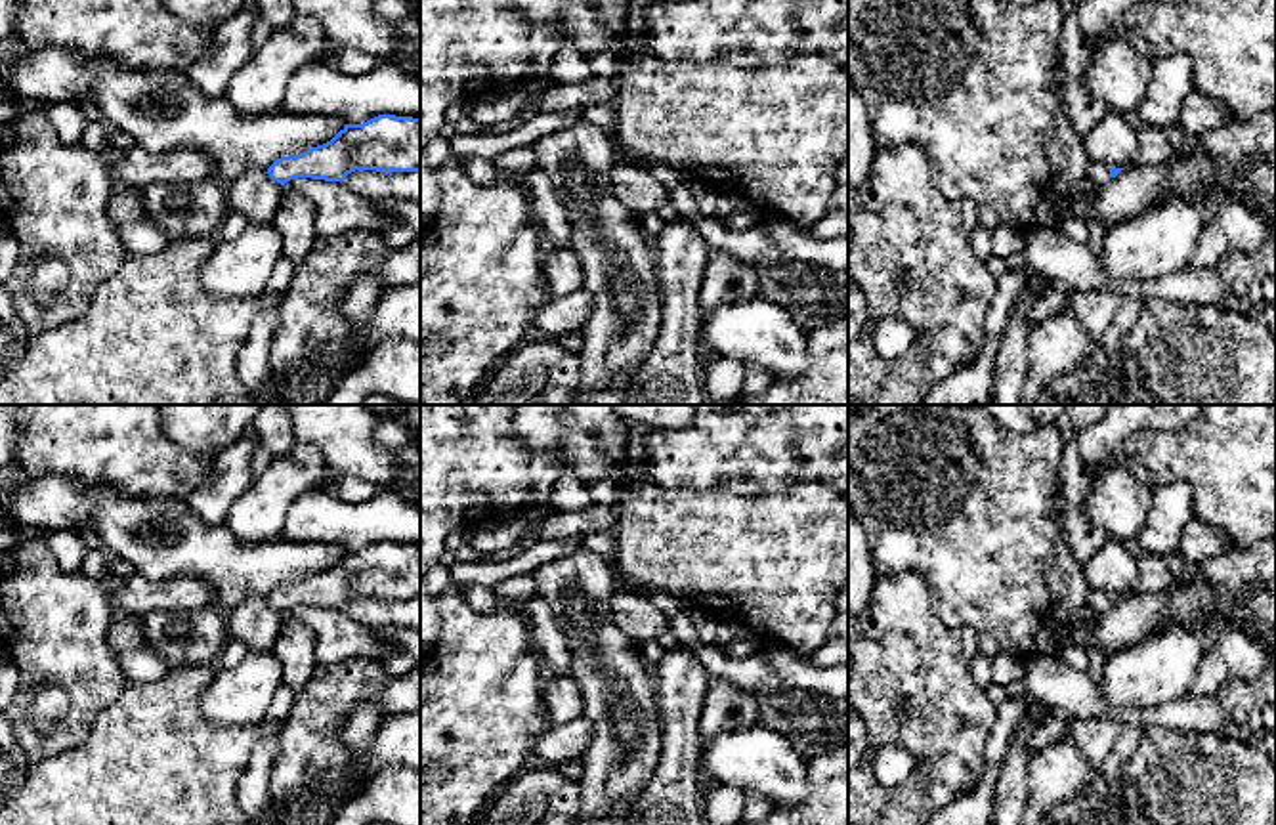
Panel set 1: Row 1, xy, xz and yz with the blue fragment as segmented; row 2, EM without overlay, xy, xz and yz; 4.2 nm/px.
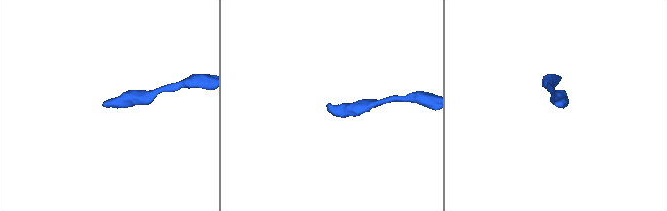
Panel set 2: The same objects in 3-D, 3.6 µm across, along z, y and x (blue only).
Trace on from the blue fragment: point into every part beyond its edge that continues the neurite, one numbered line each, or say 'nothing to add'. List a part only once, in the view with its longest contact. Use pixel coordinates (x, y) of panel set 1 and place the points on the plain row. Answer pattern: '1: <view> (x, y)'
1: yz (1097, 600)

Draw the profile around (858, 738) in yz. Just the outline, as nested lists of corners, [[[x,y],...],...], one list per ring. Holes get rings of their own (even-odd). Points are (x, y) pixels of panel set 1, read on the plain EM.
[[[848,709],[848,773],[871,754],[871,737],[865,720]]]

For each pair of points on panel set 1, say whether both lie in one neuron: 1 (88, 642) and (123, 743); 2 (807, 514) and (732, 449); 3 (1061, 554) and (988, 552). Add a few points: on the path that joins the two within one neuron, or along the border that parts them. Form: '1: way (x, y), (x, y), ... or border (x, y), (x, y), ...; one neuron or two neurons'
1: border (128, 682), (98, 715), (83, 741); two neurons
2: border (826, 482), (797, 482), (782, 491), (738, 495); two neurons
3: border (1063, 535), (1047, 560), (1047, 591), (1051, 600); two neurons

